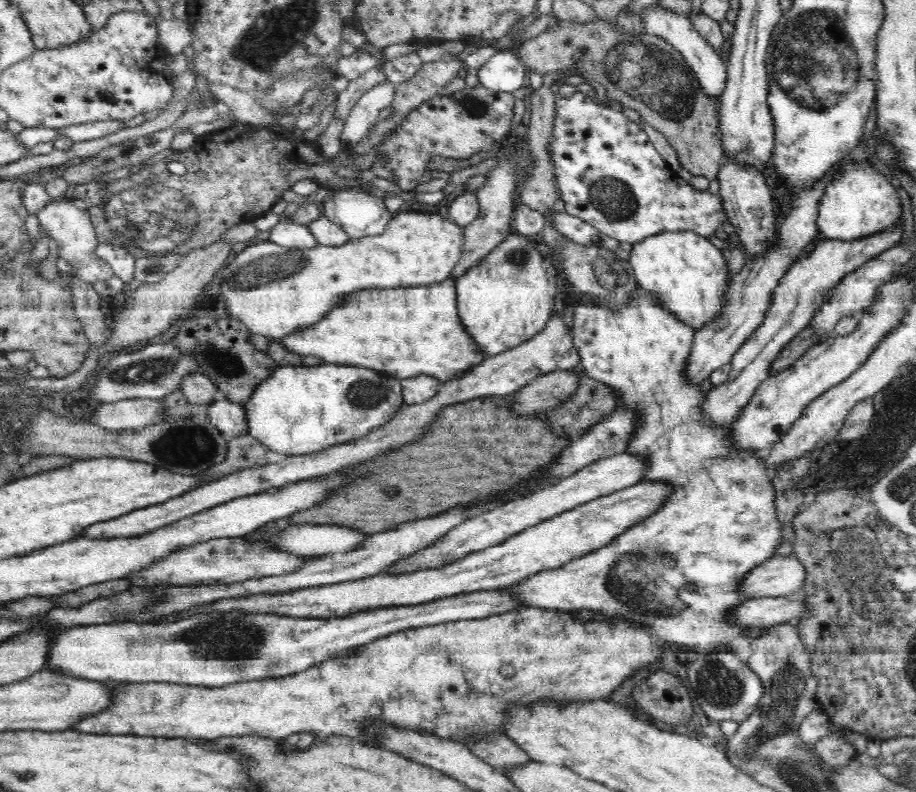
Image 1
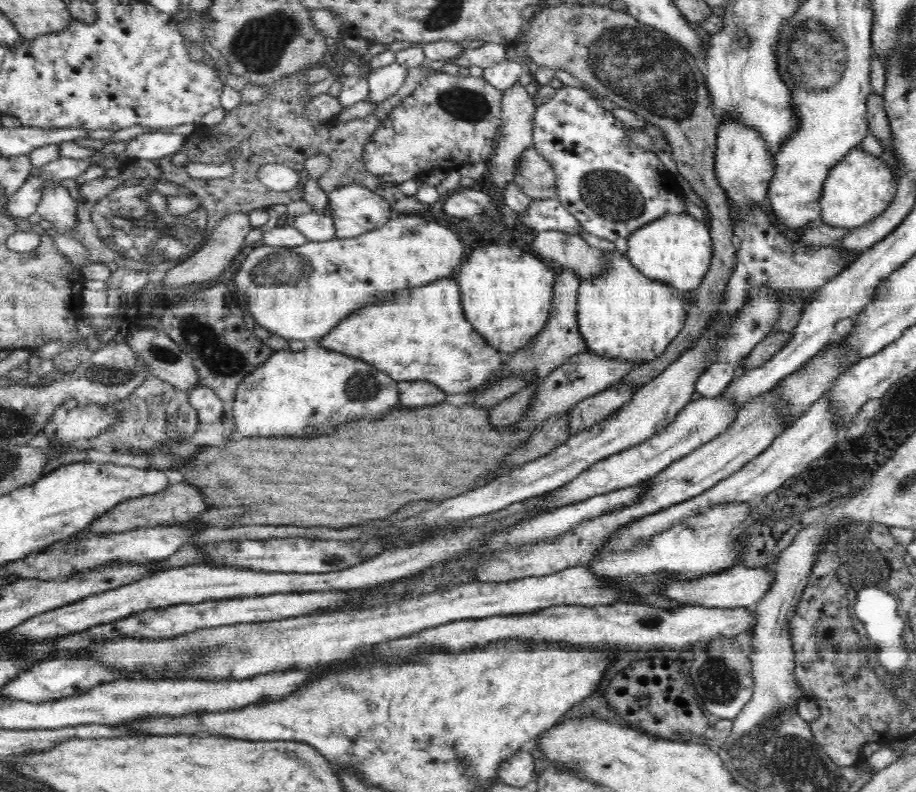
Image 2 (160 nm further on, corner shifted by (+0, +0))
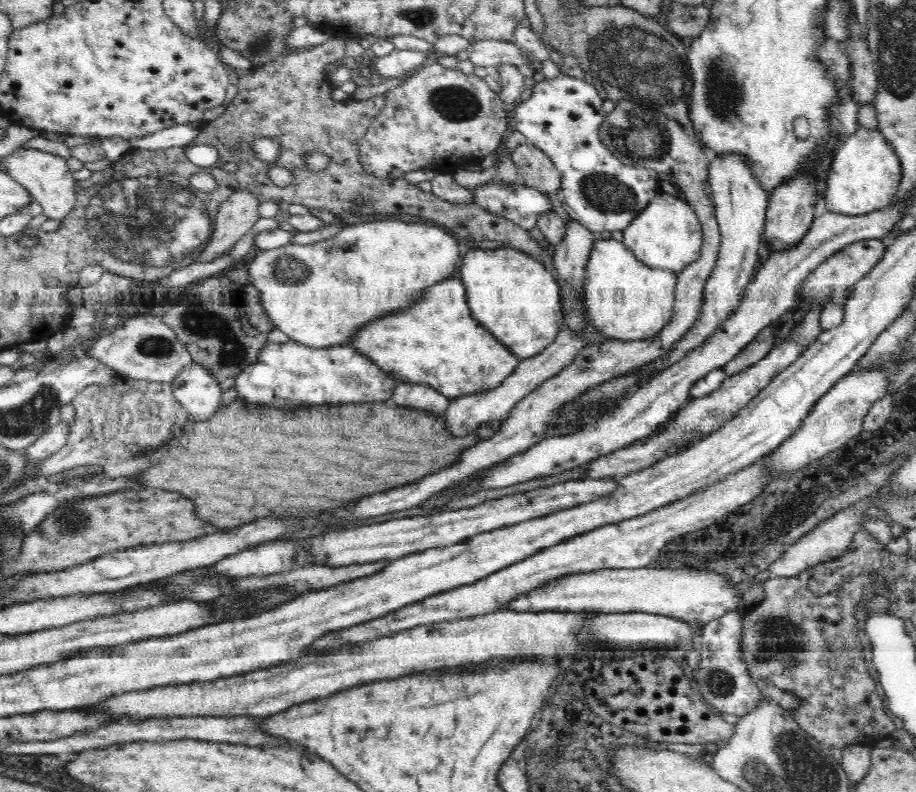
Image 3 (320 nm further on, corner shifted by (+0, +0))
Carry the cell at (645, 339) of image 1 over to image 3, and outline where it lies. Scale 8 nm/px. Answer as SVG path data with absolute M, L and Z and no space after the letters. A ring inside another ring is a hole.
M596 240L586 267L584 289L585 309L589 326L610 341L640 341L655 337L671 320L675 306L677 274L649 268L636 260L636 255L618 240Z

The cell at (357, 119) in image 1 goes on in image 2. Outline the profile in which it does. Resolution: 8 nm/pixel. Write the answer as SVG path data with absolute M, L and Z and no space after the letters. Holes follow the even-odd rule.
M395 62L388 67L380 68L380 70L368 71L367 81L370 95L366 102L376 106L378 102L384 102L386 98L396 94L404 85L408 70L408 66Z

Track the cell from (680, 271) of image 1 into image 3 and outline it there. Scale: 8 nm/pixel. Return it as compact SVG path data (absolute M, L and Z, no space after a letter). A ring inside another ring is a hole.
M660 193L646 206L640 216L637 216L623 231L623 243L636 255L636 260L649 268L662 269L667 272L680 273L688 265L698 260L703 248L703 226L696 216L695 210L682 198L668 193Z

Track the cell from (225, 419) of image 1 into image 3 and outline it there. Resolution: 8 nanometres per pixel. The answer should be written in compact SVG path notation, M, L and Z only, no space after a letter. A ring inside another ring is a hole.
M194 361L175 375L171 387L192 420L208 420L221 407L223 390L207 370Z

